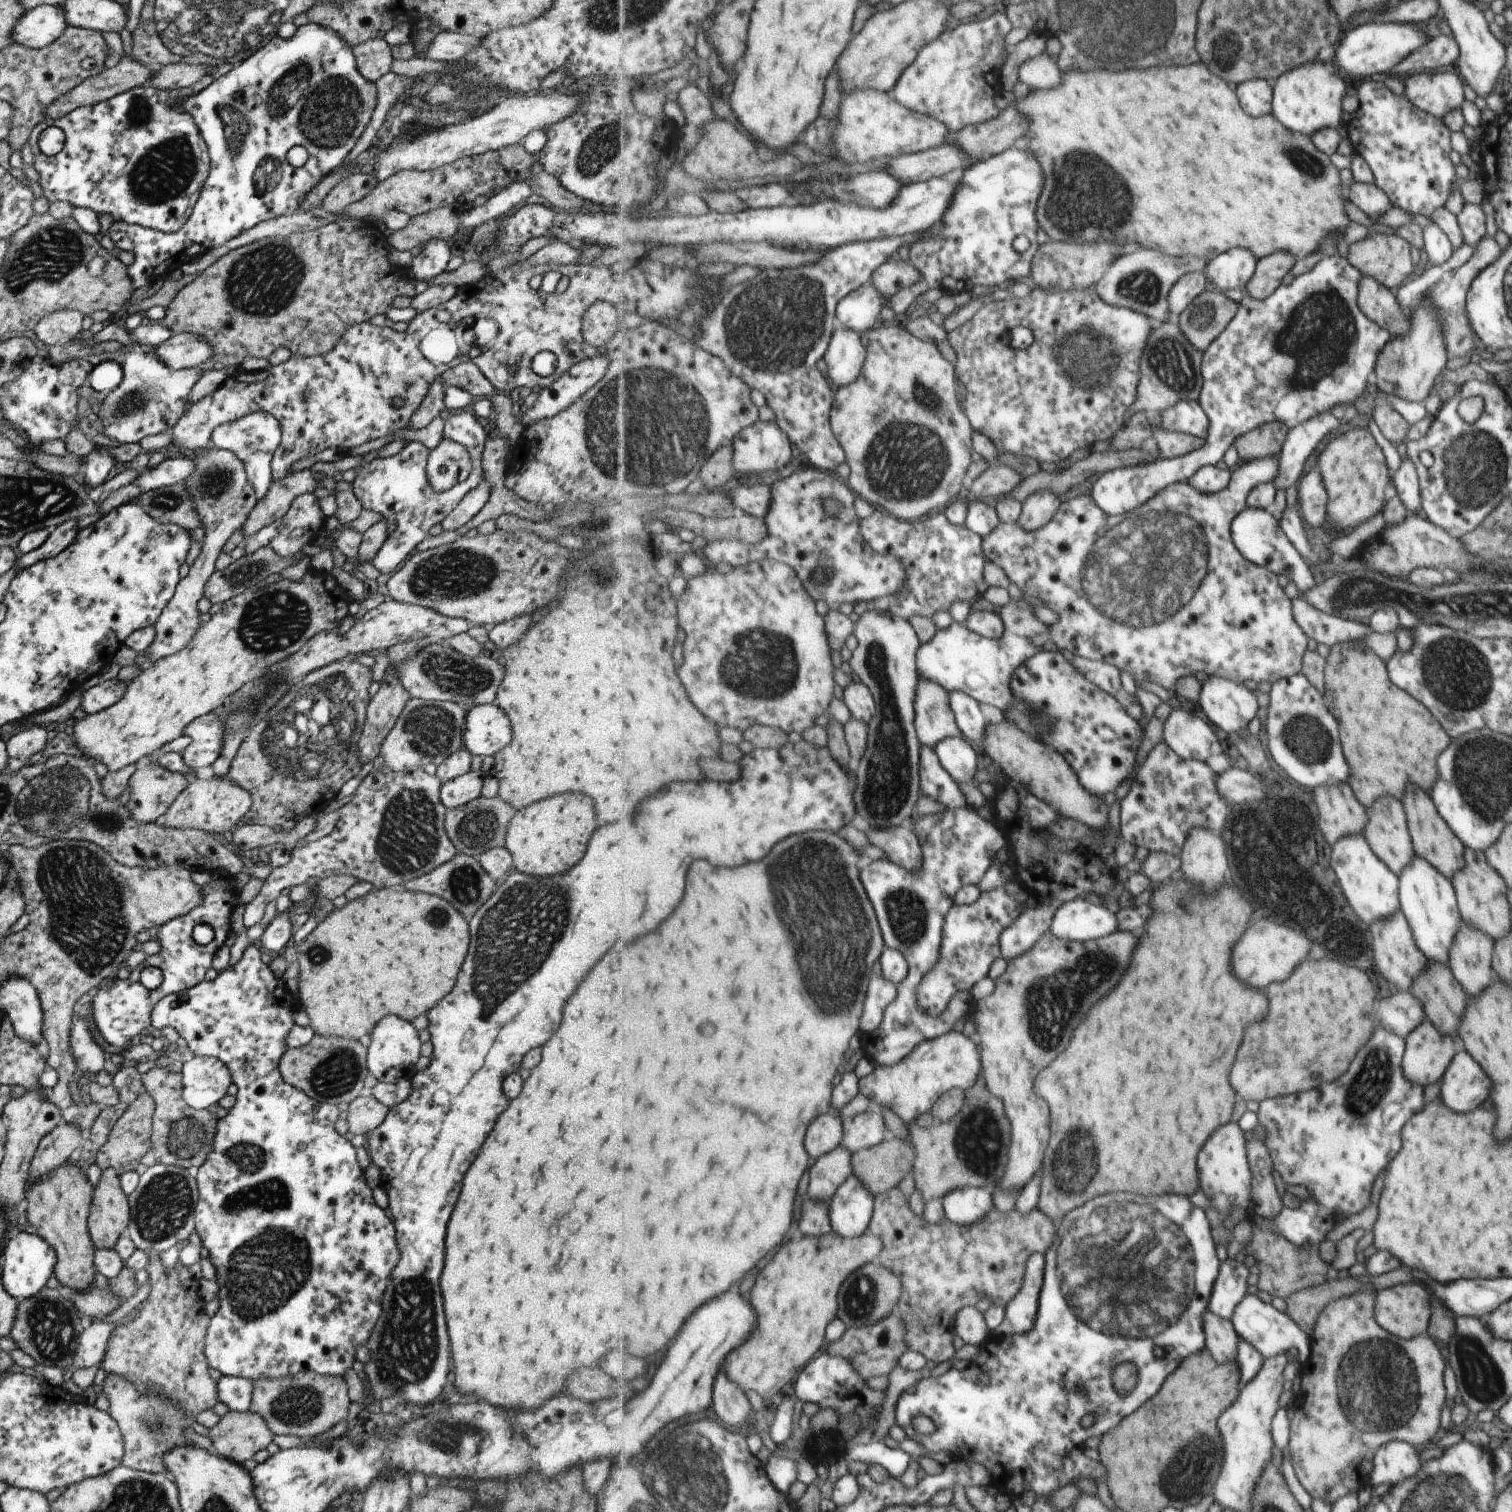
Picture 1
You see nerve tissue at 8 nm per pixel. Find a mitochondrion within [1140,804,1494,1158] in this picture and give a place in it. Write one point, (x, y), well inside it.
(1373, 1079)

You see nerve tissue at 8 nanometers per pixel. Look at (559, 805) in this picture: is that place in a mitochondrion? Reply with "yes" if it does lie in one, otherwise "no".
no

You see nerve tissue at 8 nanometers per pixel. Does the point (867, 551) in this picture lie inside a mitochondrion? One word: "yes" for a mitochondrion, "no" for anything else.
no

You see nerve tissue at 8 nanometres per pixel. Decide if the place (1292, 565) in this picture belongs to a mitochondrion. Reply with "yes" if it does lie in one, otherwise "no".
no

